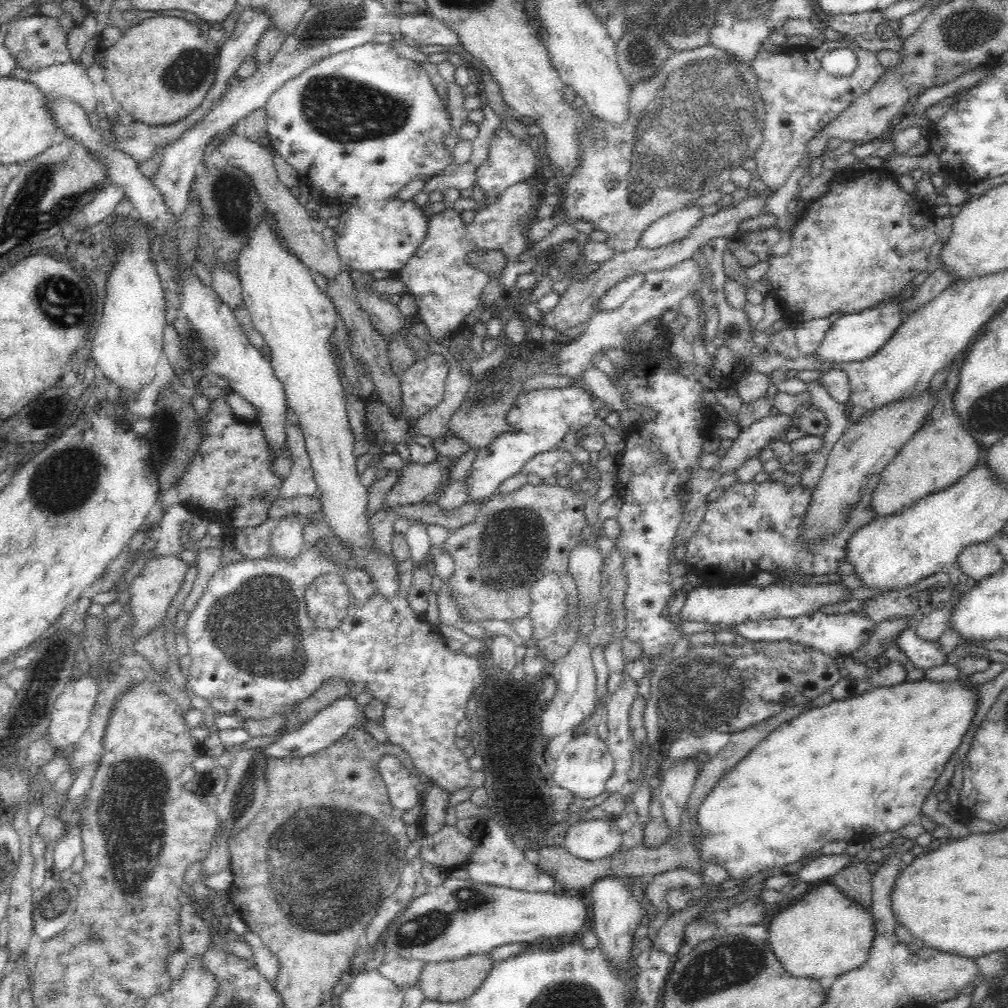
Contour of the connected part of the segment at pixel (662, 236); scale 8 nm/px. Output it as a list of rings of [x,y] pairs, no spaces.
[[[690,206],[680,208],[676,212],[670,212],[653,222],[640,234],[637,246],[644,249],[655,249],[676,242],[688,234],[688,230],[703,217],[701,208]]]

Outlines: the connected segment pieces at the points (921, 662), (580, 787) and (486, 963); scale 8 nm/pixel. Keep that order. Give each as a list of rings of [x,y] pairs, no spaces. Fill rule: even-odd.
[[[914,626],[902,630],[892,642],[898,652],[904,654],[916,669],[922,669],[924,673],[936,668],[936,666],[948,663],[946,660],[948,652],[940,647],[939,641],[920,638],[916,634]]]
[[[575,732],[554,760],[553,782],[566,788],[570,792],[570,797],[590,799],[598,796],[604,792],[606,780],[613,775],[614,759],[608,751],[605,740],[598,738],[595,734]]]
[[[488,953],[464,958],[428,963],[418,974],[415,984],[422,989],[424,999],[440,1002],[459,1001],[480,988],[492,968]]]

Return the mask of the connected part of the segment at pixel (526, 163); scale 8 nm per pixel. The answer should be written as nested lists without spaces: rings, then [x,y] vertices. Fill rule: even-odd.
[[[500,126],[495,130],[493,138],[488,142],[487,158],[476,166],[475,179],[471,188],[478,186],[480,191],[484,193],[484,197],[498,198],[513,184],[531,179],[536,170],[534,152],[527,140],[514,137],[506,127]]]

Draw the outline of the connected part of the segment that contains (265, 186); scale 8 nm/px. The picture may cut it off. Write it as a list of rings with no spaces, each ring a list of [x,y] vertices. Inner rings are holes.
[[[235,128],[220,138],[218,144],[213,144],[209,151],[212,149],[218,150],[218,154],[226,158],[232,166],[240,168],[250,175],[262,204],[265,205],[267,212],[276,222],[282,242],[308,267],[310,274],[320,274],[328,283],[331,283],[341,273],[340,270],[344,269],[337,253],[335,229],[312,217],[310,212],[304,208],[304,204],[300,202],[301,200],[292,196],[291,189],[278,181],[276,169],[272,163],[271,145],[258,144],[258,142],[246,138],[240,128]]]

